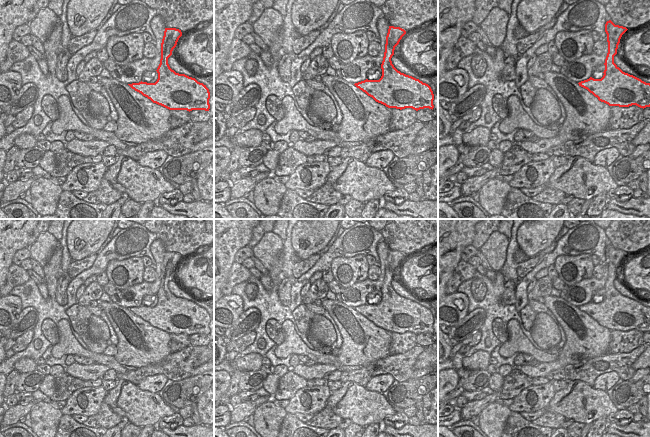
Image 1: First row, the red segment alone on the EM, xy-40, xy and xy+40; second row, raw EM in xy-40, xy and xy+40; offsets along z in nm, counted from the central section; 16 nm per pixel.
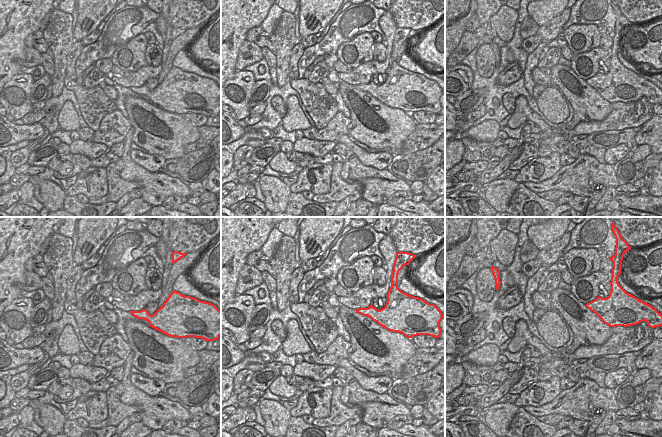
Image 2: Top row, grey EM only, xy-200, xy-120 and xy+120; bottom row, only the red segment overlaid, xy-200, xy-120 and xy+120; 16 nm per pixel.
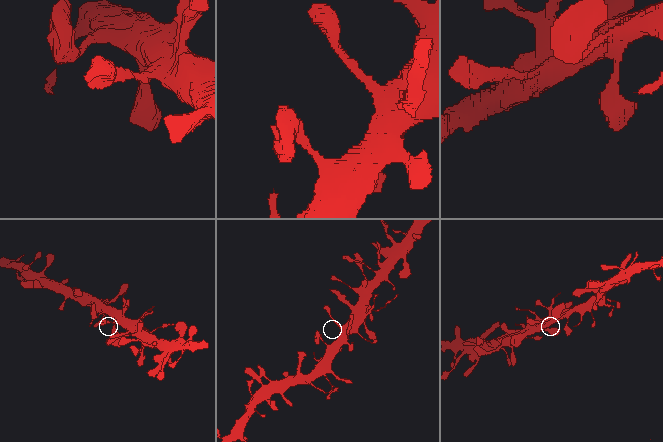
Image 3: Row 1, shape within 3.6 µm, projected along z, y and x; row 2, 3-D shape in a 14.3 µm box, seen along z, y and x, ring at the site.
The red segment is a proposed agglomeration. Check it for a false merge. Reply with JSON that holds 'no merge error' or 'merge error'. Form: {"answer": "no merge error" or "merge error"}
{"answer": "no merge error"}

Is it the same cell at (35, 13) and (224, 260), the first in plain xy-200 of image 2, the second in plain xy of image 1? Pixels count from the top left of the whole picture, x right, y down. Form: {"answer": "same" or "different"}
{"answer": "same"}

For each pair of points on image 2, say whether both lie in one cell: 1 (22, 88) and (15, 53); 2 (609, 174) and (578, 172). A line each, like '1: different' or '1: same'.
1: different
2: same

